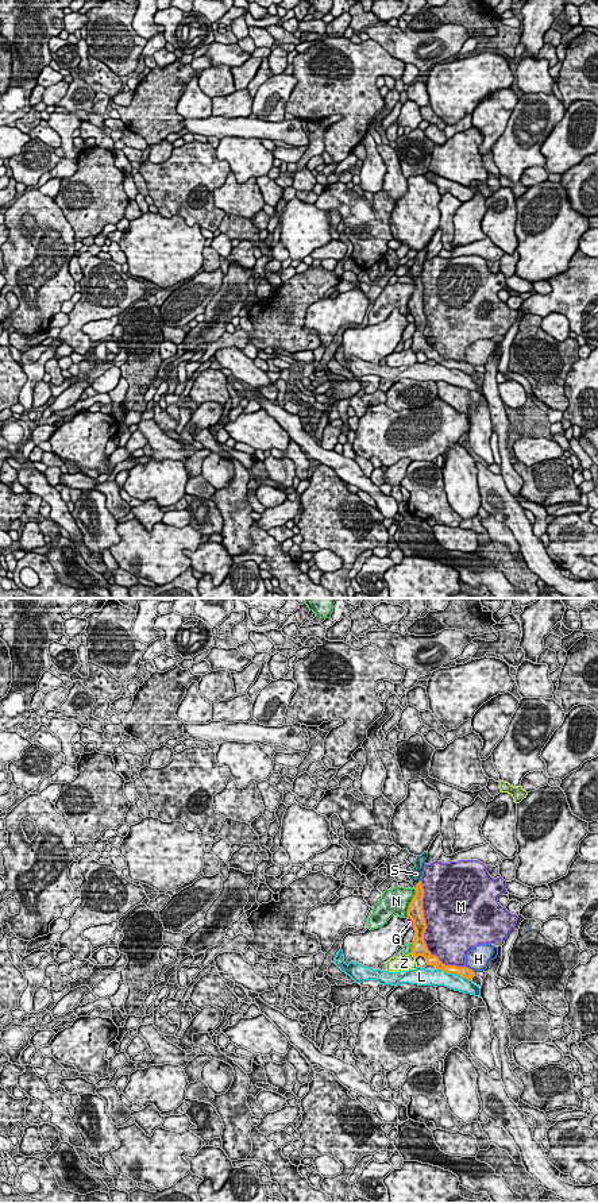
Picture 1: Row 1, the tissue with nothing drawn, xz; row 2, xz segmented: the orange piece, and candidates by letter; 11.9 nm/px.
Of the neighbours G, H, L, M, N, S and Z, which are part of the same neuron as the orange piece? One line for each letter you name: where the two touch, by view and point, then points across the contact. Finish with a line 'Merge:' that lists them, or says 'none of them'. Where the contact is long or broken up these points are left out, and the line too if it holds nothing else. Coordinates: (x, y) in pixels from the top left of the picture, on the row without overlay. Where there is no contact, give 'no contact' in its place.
S: xz (417, 278) | across xz (416, 299), (419, 292), (417, 278), (416, 269)
Merge: S

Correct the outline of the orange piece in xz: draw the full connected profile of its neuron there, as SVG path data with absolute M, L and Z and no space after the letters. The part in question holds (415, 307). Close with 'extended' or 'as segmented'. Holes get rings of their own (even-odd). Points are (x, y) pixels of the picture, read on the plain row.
M424 247L421 251L417 251L414 259L416 262L409 267L409 273L412 274L412 279L414 281L416 290L413 292L409 304L408 304L408 313L413 316L413 323L416 325L416 331L413 335L412 350L413 352L424 351L428 360L435 360L437 365L441 365L447 369L456 369L468 375L472 375L475 371L474 366L467 362L456 362L456 360L445 360L443 359L437 351L432 350L427 339L424 336L424 328L427 324L424 305L423 305L423 293L424 293L424 284L421 279L421 271L425 262L425 255L428 248Z | extended

